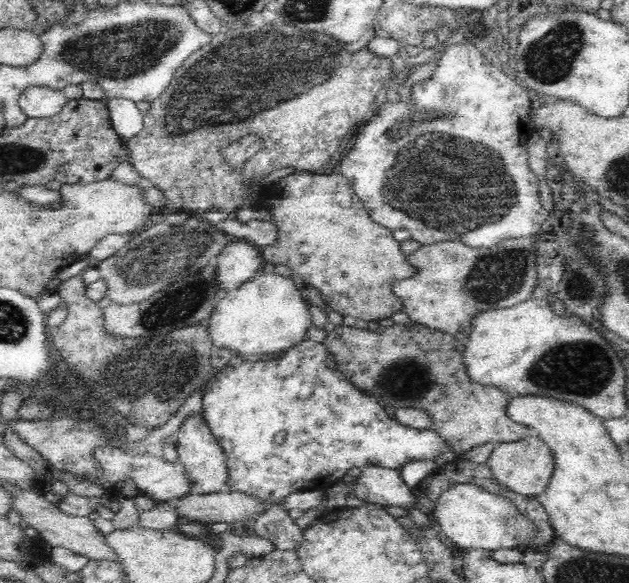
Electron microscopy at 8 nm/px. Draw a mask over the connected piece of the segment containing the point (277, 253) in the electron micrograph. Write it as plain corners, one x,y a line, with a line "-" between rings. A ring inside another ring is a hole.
338,171
331,174
296,172
281,178
269,187
268,211
275,218
272,222
278,226
280,238
276,244
260,248
265,262
274,265
284,264
292,270
292,274
300,274
303,279
308,276
305,284
312,284
313,288
320,290
330,310
344,317
354,316
365,326
371,320
382,320
403,311
404,303
394,292
393,286
398,280
414,276
418,269
409,263
407,256
402,254
400,242
392,236
392,230
376,224
368,216
362,200
356,196
355,190
344,175

